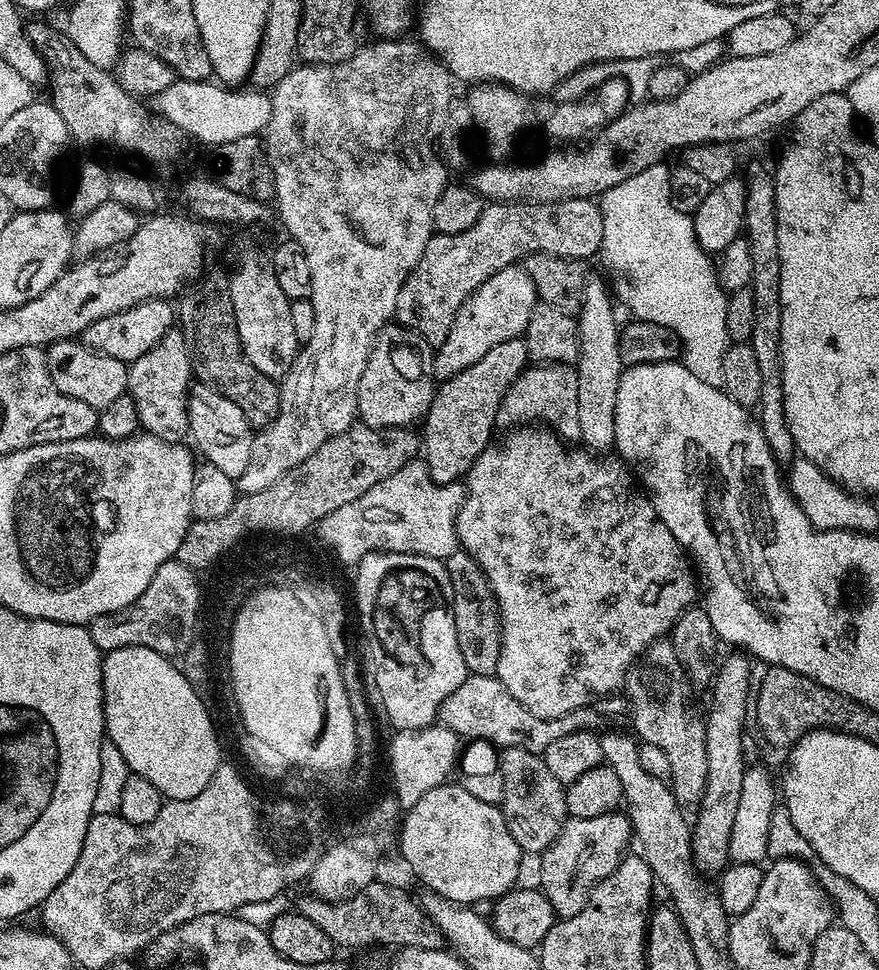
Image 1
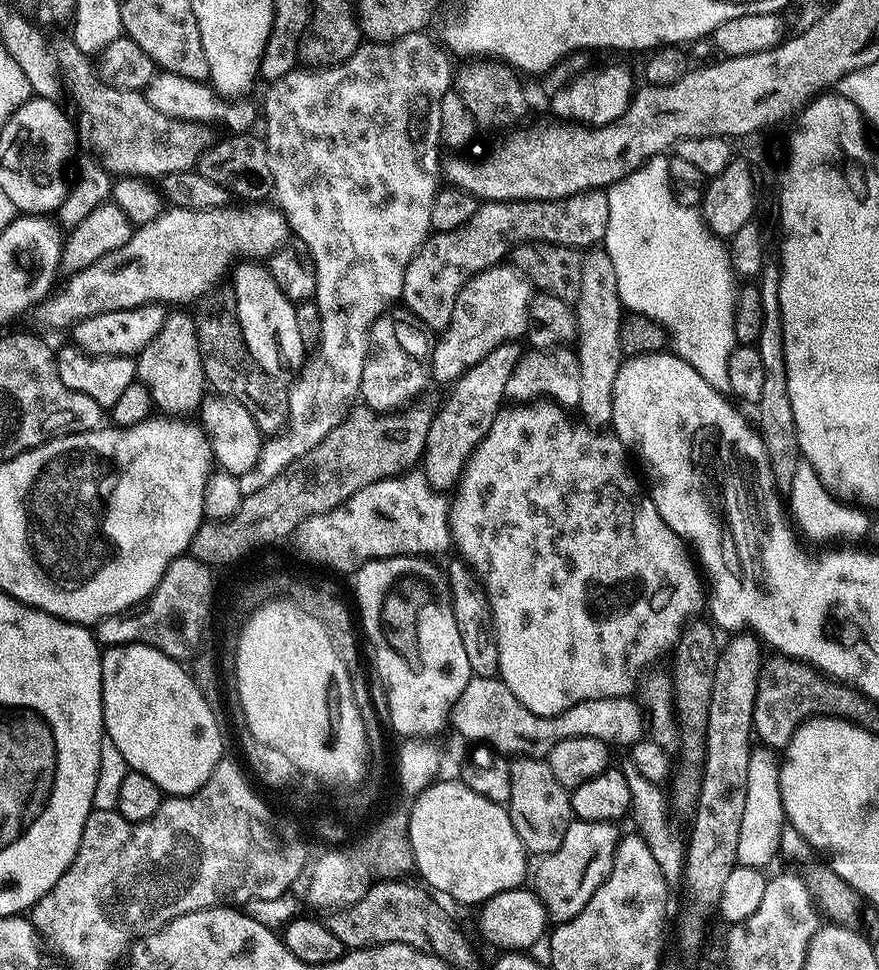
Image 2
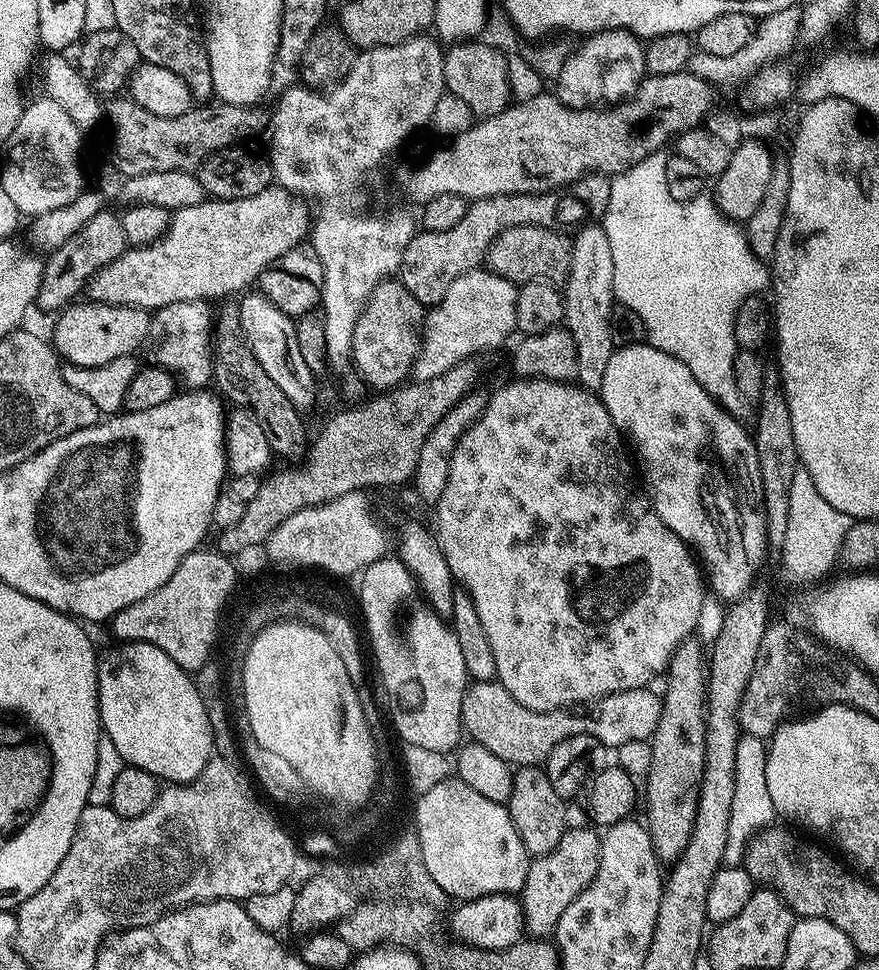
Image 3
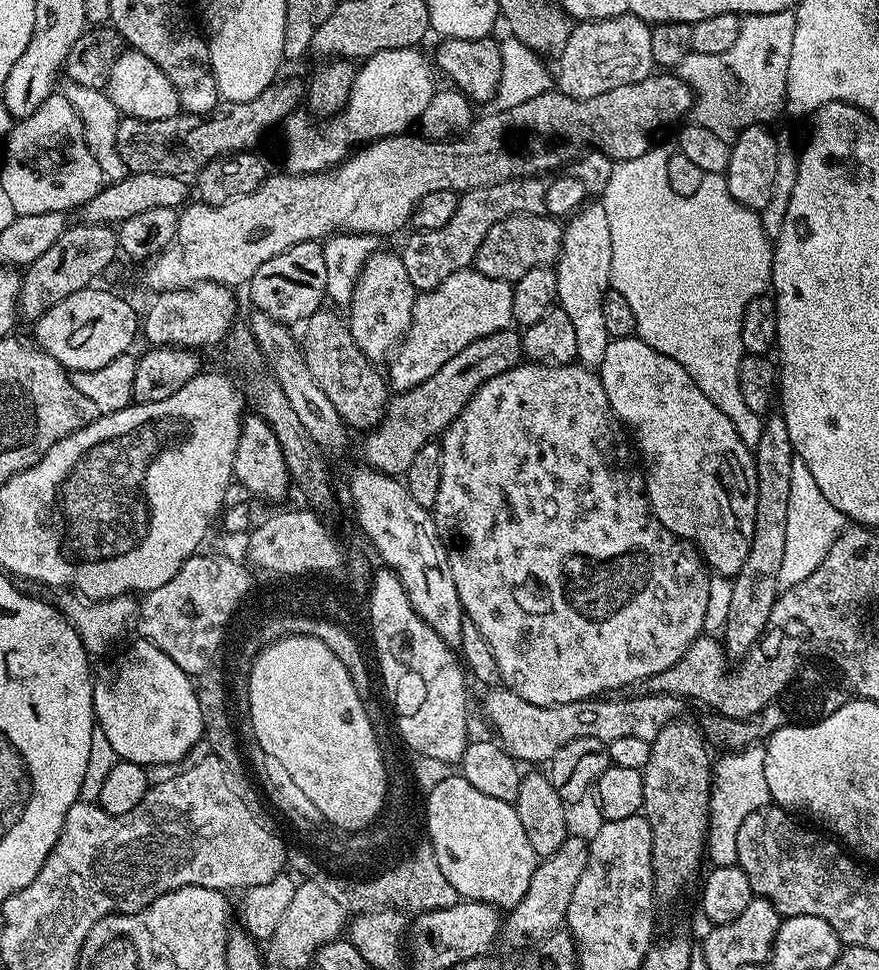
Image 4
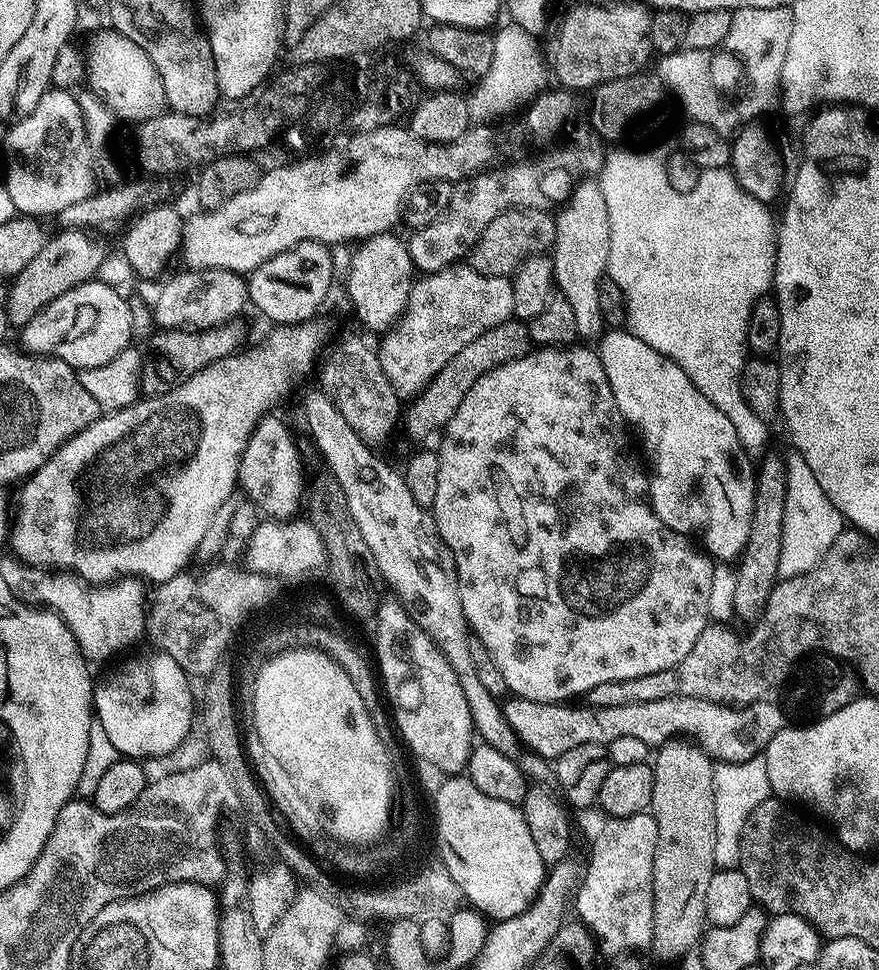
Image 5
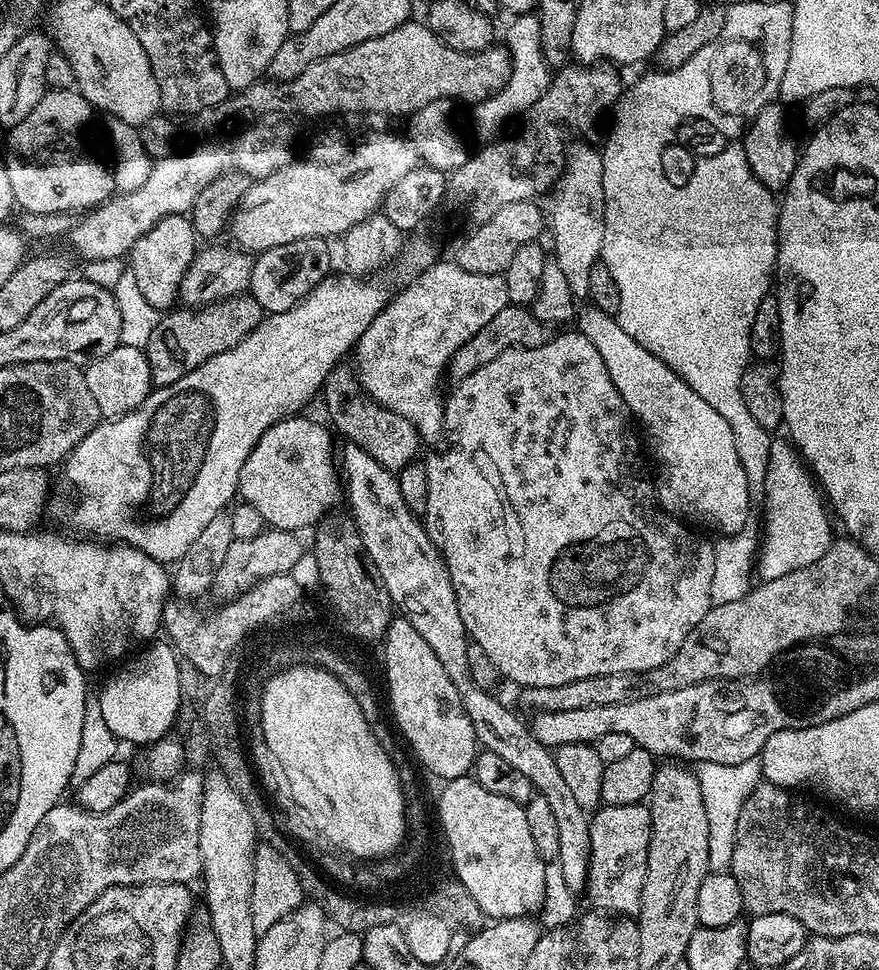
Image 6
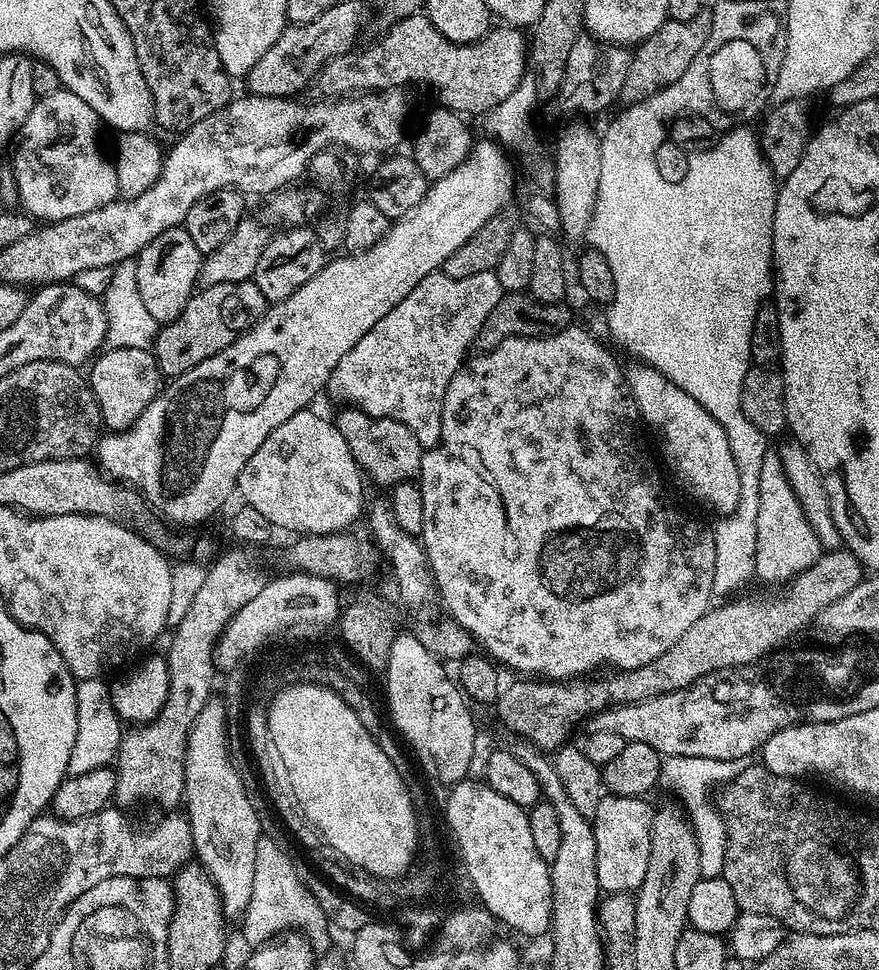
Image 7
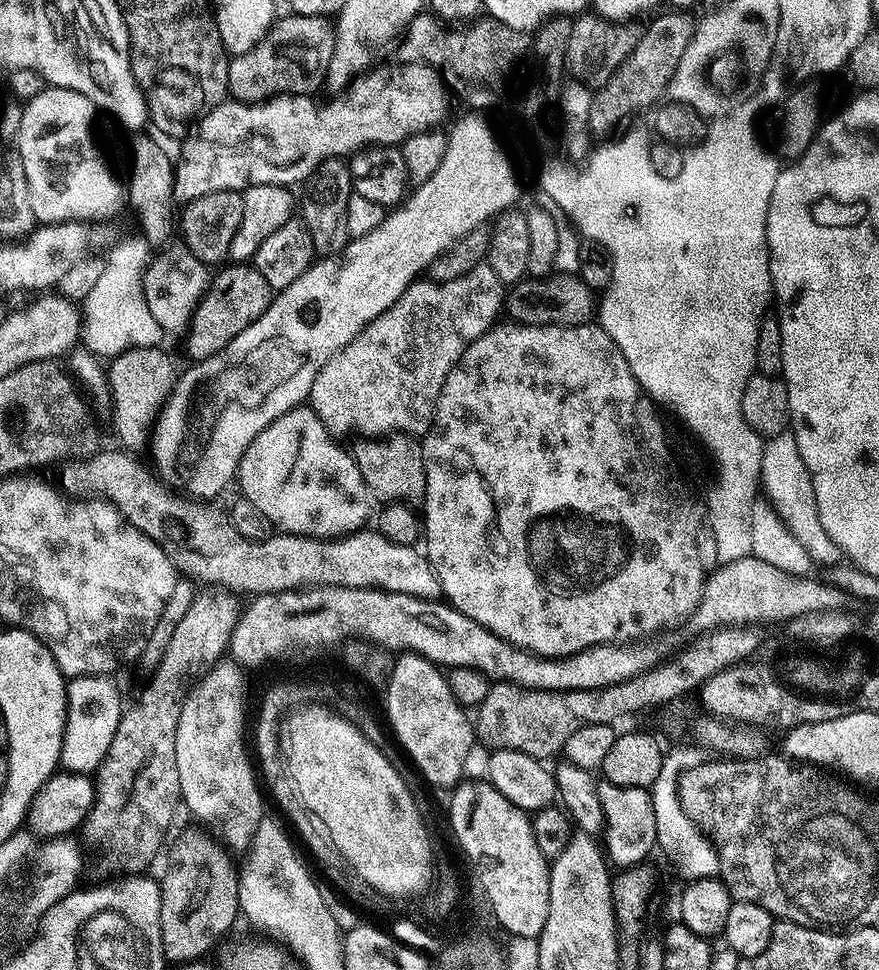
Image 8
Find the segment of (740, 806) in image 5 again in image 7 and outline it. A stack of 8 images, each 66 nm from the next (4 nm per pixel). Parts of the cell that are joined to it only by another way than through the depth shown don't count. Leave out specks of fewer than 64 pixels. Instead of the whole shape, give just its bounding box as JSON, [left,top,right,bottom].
[659,755,751,878]

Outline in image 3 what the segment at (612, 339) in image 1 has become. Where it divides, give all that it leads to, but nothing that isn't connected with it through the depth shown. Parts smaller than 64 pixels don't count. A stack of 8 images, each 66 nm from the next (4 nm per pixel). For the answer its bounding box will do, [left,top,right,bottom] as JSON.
[562,222,616,390]

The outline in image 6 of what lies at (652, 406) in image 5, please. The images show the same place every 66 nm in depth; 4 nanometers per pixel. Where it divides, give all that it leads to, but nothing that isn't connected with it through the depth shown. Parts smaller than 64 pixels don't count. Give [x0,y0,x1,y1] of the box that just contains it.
[574,306,750,534]

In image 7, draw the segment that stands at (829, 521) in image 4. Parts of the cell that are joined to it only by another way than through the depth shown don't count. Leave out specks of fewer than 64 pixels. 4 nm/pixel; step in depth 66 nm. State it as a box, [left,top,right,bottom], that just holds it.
[755,446,822,584]

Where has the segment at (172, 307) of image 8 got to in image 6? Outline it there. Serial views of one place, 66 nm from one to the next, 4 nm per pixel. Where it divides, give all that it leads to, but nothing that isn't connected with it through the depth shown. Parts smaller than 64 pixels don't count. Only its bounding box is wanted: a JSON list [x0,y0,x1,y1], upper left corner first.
[126,215,198,310]

